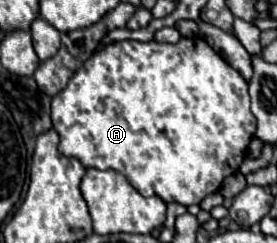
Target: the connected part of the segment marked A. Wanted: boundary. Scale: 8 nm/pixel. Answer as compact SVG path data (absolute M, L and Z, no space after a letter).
M182 38L176 44L164 44L156 40L150 42L124 40L124 42L114 42L104 46L100 52L92 54L92 58L88 58L88 62L84 62L84 66L70 78L68 86L52 98L52 124L54 130L60 134L60 152L64 156L78 158L86 168L118 170L128 178L128 182L142 196L156 194L164 202L178 202L182 206L200 204L208 194L218 192L224 178L238 172L240 164L244 162L246 148L256 132L256 118L250 110L250 94L248 94L246 80L240 78L240 74L236 74L236 70L232 70L232 66L228 66L228 62L224 62L224 58L220 58L220 54L216 54L216 50L212 50L212 46L204 42L204 38Z

